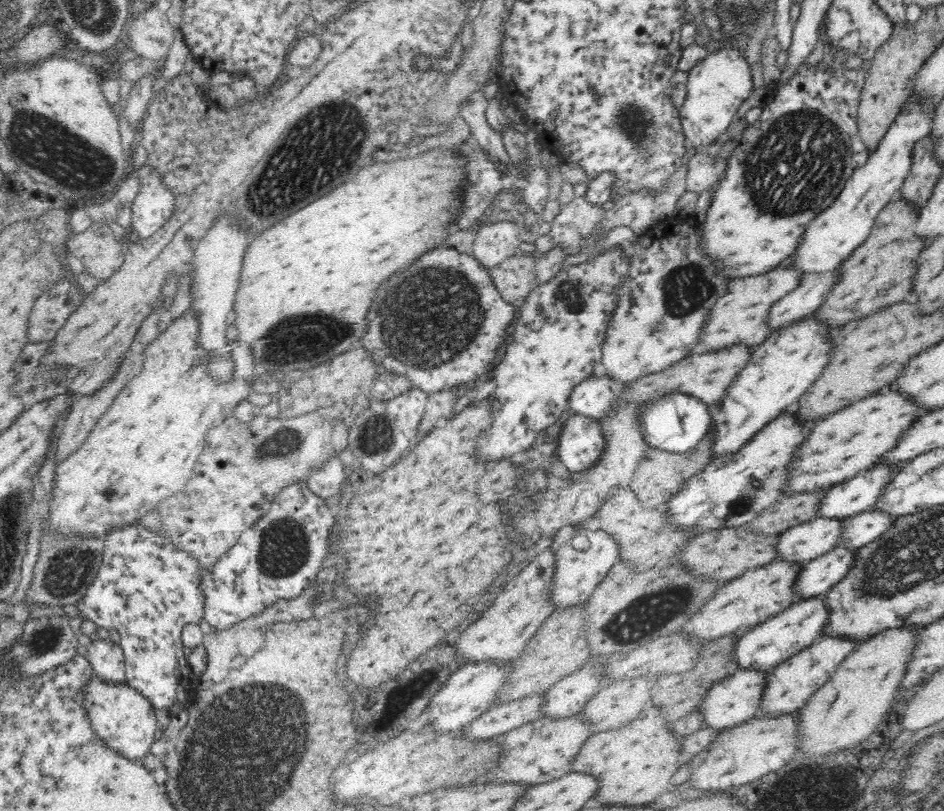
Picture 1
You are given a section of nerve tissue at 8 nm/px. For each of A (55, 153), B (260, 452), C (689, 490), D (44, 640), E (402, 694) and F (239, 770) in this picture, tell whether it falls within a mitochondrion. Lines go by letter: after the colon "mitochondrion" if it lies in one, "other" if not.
A: mitochondrion
B: mitochondrion
C: other
D: mitochondrion
E: other
F: mitochondrion

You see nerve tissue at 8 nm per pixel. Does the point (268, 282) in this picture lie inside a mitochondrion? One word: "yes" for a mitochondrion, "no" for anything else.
no

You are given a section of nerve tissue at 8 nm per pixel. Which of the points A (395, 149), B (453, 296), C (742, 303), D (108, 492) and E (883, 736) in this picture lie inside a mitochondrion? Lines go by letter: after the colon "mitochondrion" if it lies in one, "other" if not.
A: other
B: mitochondrion
C: other
D: mitochondrion
E: other

